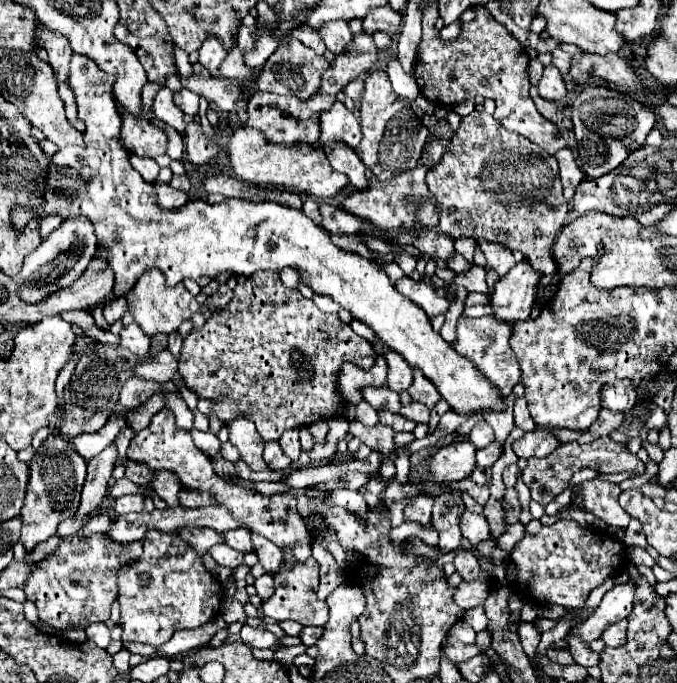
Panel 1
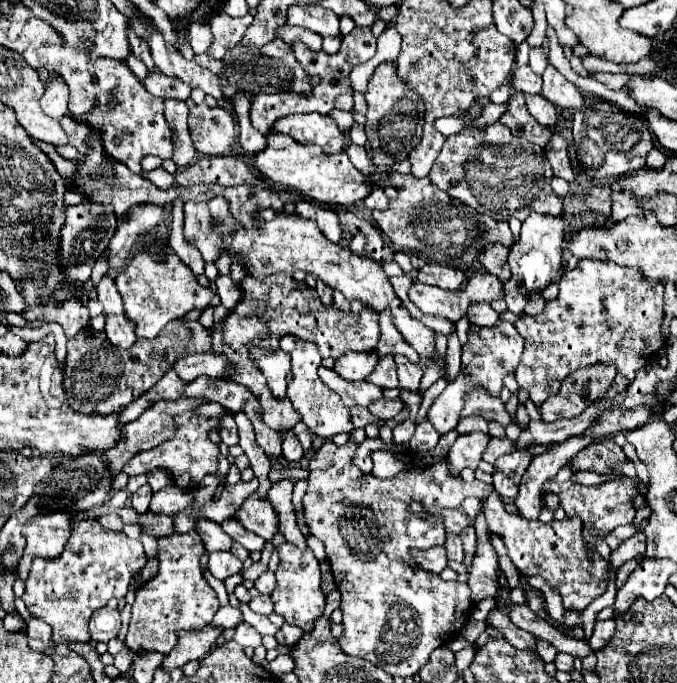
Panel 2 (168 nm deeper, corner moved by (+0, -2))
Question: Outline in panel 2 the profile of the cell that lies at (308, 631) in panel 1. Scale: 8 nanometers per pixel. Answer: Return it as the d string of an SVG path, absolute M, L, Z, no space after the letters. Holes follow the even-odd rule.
M284 623L282 629L276 633L276 639L282 645L296 645L302 639L302 635L304 635L304 631L300 627L294 627L294 625Z

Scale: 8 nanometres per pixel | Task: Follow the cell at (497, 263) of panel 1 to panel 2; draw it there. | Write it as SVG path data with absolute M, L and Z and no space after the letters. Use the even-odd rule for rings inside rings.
M488 243L486 247L482 247L478 251L478 261L482 263L482 267L486 271L490 271L492 275L496 275L502 283L506 279L510 279L510 269L506 267L506 255L508 255L508 247L500 245L500 243Z

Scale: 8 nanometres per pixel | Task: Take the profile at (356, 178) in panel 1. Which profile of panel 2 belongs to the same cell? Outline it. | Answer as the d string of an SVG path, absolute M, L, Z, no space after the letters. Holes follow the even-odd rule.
M372 187L372 189L370 189L370 195L364 199L364 205L366 205L368 209L386 209L388 197L384 195L382 187Z

